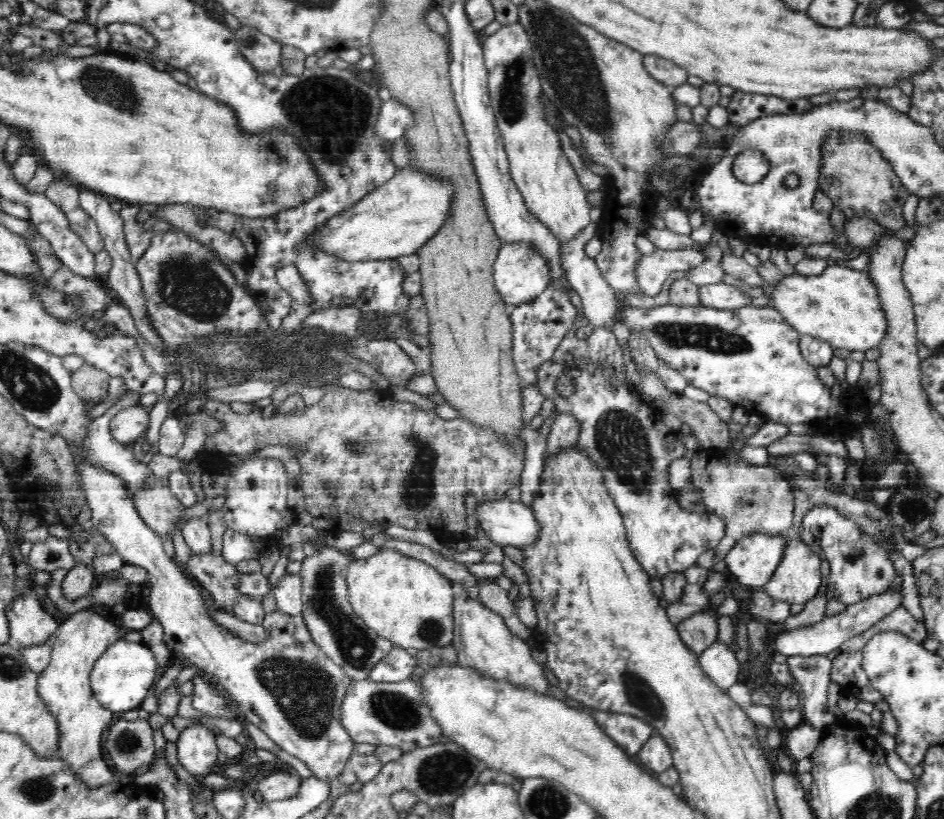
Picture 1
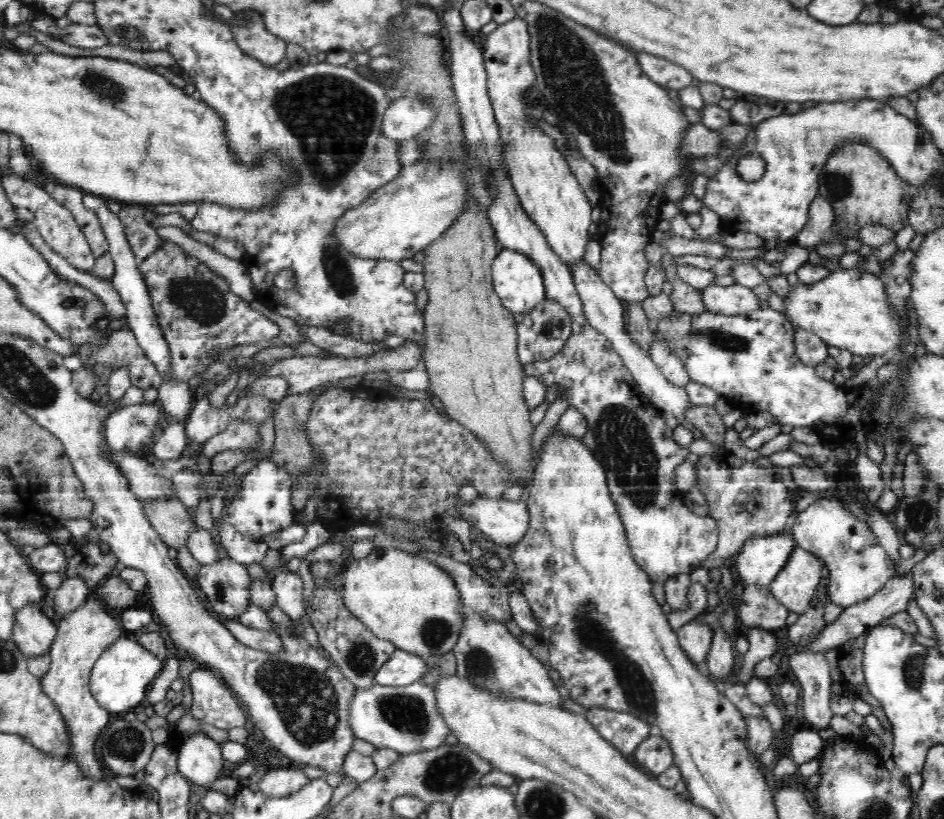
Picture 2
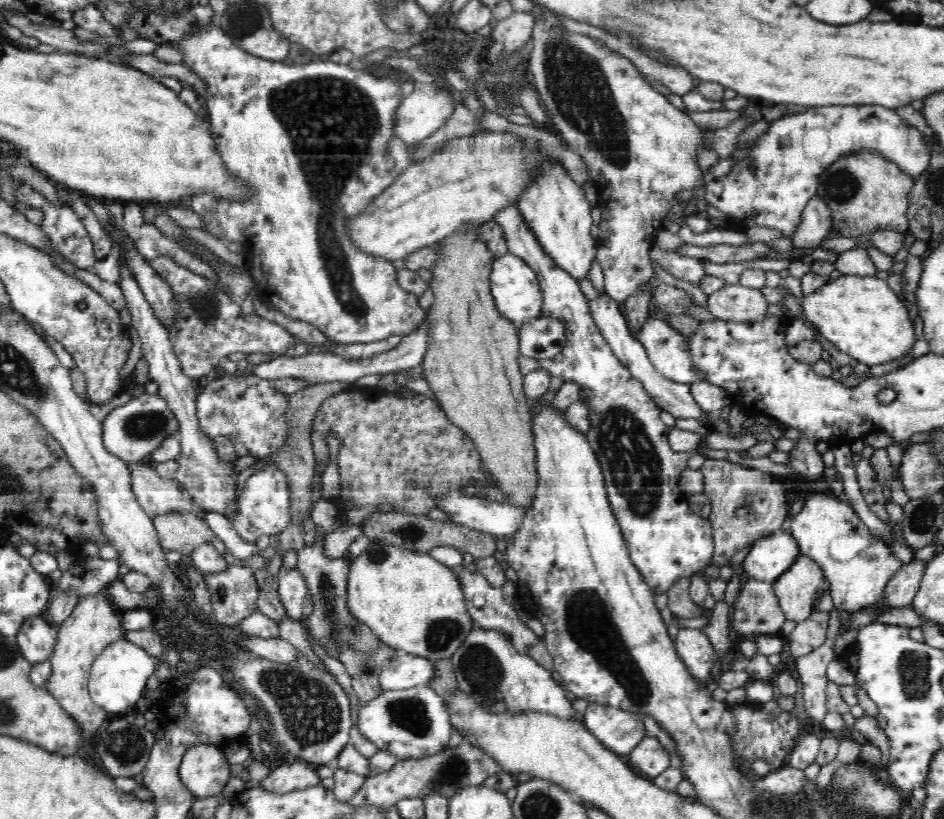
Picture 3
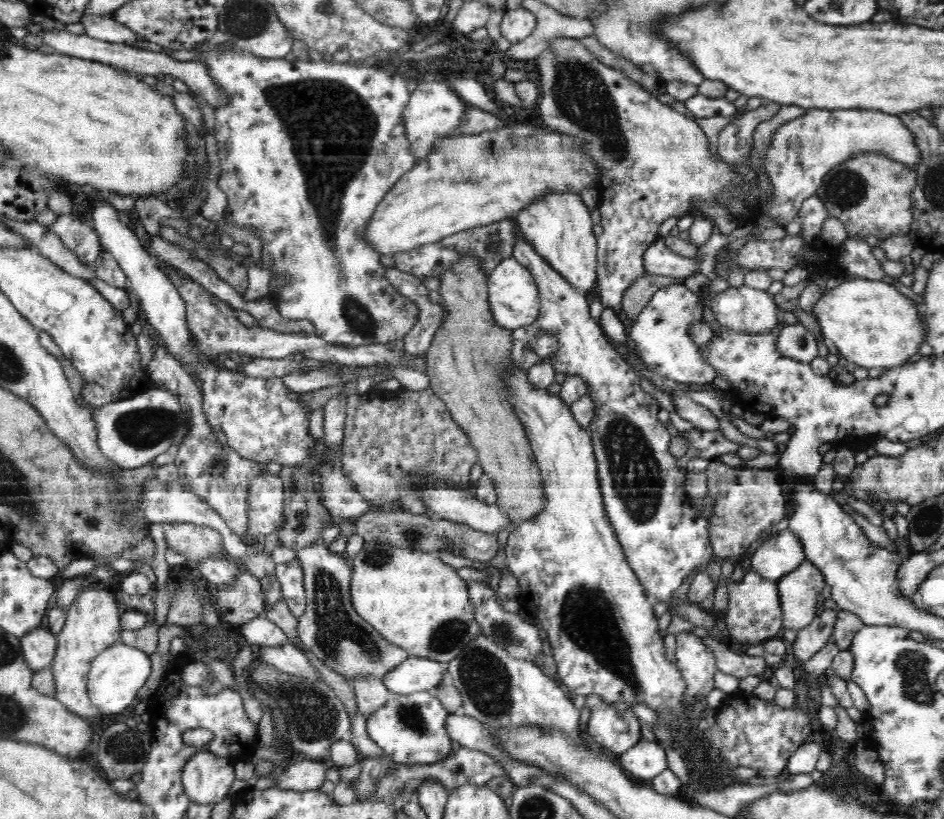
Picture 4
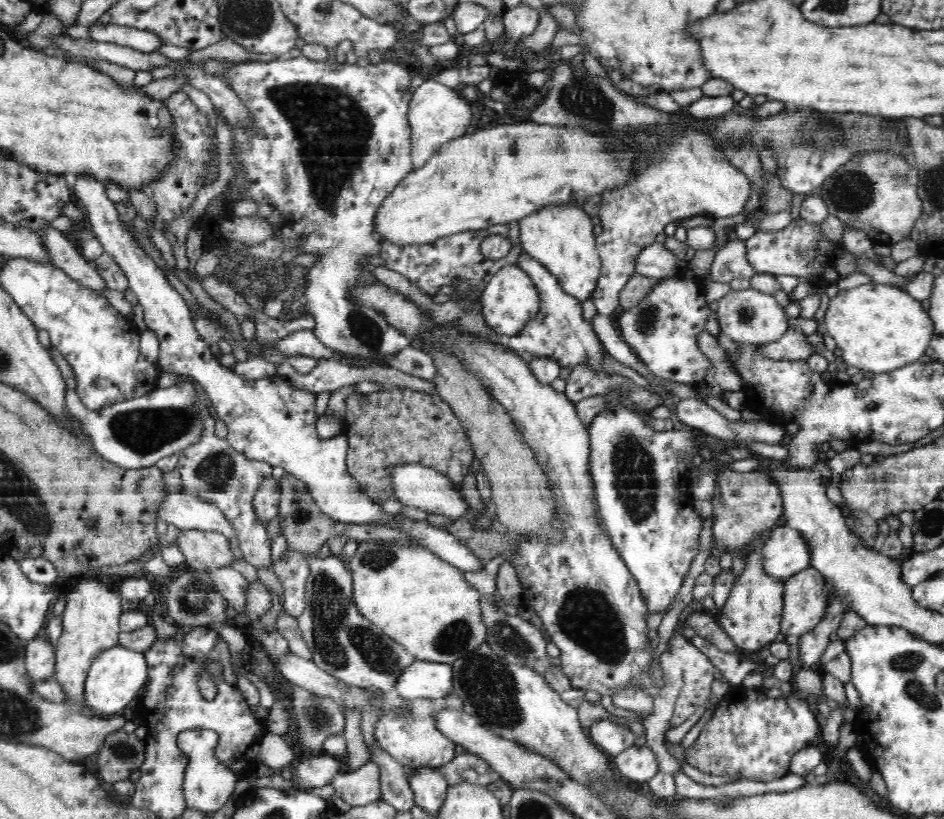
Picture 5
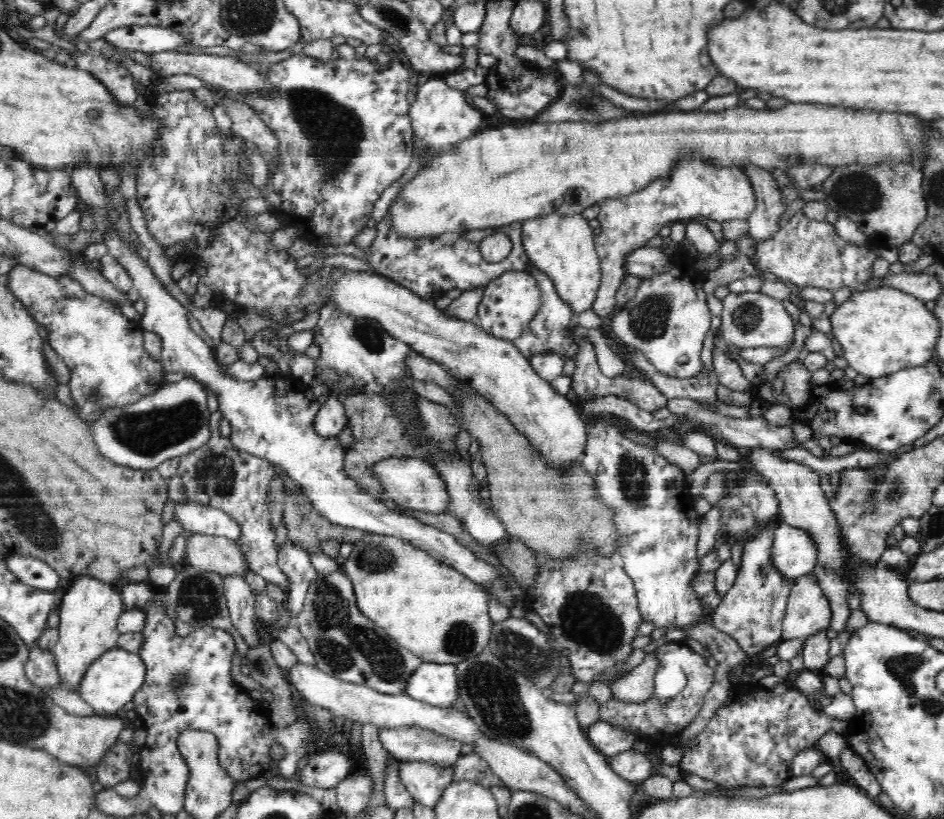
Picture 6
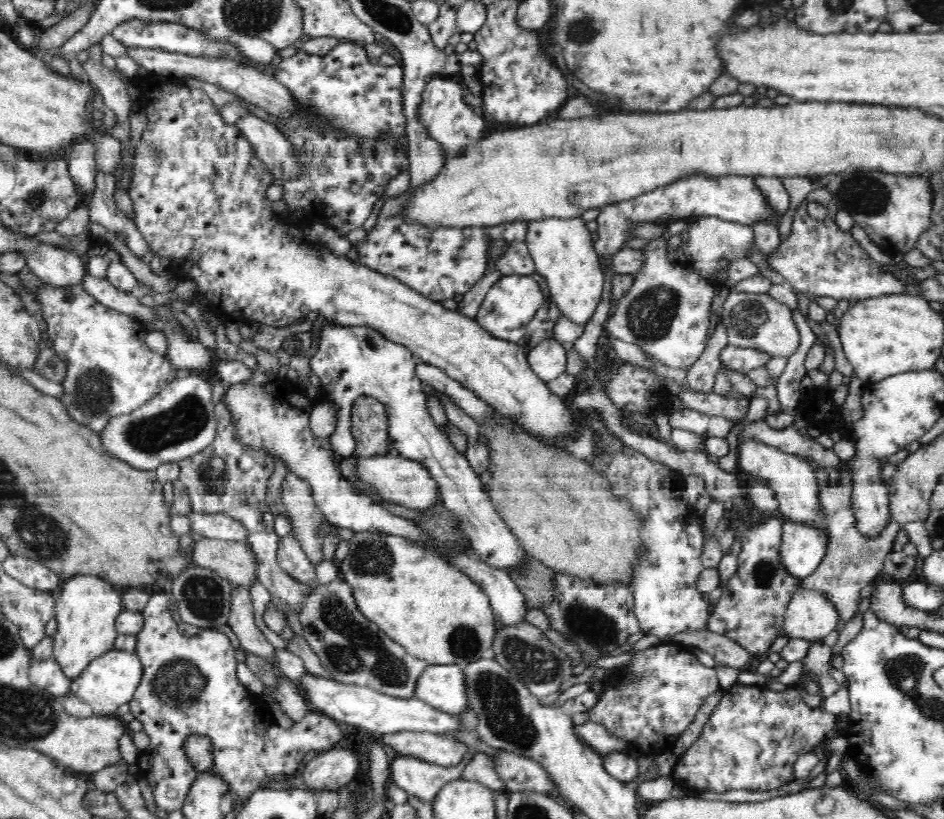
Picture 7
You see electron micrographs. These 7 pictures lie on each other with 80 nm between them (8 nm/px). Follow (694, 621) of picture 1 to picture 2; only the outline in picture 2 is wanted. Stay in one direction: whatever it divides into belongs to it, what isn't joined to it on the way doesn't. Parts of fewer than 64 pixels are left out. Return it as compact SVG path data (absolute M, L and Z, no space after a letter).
M692 620L678 628L676 633L679 644L687 656L701 669L702 673L708 675L706 654L712 642L712 625L699 624Z

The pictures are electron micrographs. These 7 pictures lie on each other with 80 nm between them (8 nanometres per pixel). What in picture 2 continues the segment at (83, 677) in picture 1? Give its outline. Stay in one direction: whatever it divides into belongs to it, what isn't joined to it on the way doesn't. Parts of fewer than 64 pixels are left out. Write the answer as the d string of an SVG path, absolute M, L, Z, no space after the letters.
M93 595L76 610L62 618L49 650L50 670L42 676L42 691L58 707L62 719L66 721L70 735L70 758L74 759L86 777L101 779L102 766L96 759L97 744L101 732L108 726L109 711L94 697L89 687L89 678L98 657L113 642L126 635L126 630L104 609L104 603Z

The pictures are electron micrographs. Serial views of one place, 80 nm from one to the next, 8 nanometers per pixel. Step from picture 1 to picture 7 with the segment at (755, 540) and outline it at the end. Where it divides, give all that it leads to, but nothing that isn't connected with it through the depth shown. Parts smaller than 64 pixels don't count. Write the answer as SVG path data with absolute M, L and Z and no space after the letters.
M788 520L783 522L779 540L779 562L786 567L787 574L800 579L810 576L826 556L827 547L828 536L823 536L814 527L806 526L806 523L792 523Z

